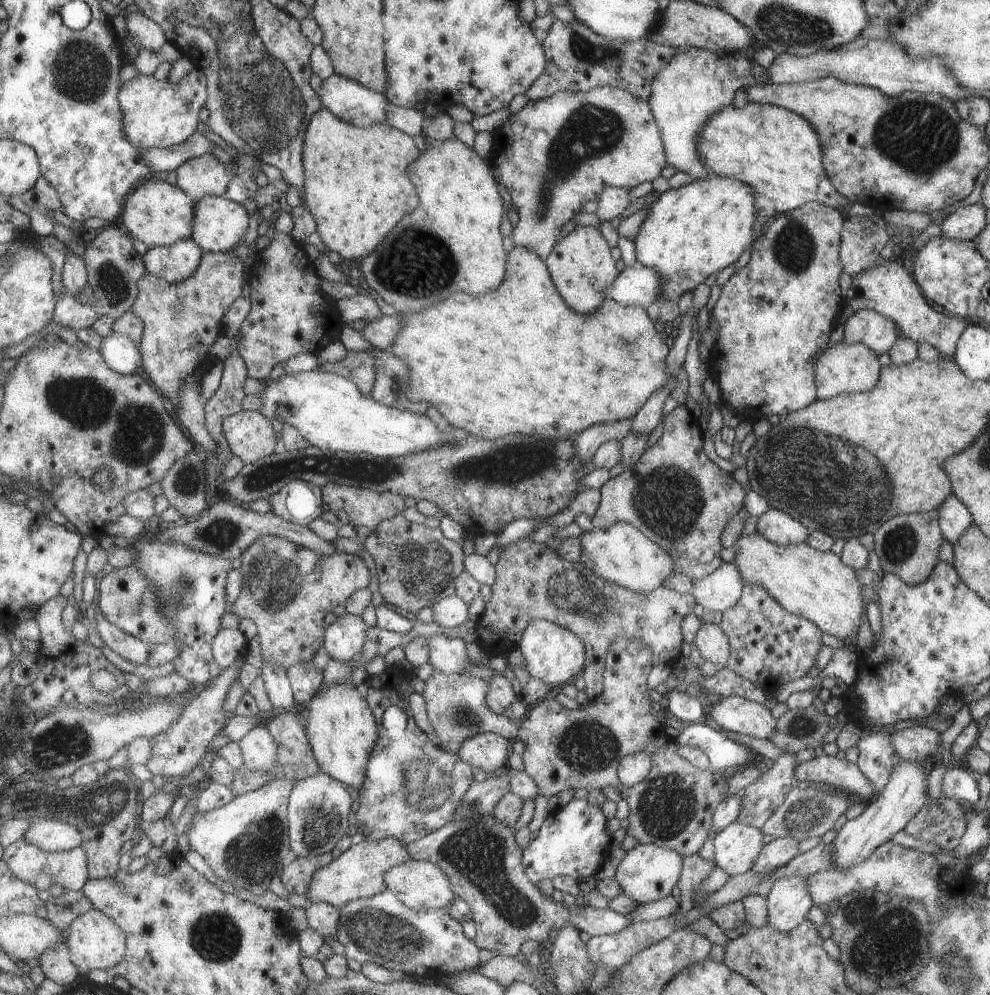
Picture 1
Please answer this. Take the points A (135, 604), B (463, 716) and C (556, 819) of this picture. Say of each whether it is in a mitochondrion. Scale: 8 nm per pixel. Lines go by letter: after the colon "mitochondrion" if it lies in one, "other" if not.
A: mitochondrion
B: mitochondrion
C: other

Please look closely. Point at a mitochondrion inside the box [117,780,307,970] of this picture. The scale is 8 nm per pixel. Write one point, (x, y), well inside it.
(251, 858)

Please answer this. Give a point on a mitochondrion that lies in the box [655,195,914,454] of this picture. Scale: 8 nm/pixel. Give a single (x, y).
(794, 246)

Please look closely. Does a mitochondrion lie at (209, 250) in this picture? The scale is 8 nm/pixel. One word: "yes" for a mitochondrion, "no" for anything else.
no

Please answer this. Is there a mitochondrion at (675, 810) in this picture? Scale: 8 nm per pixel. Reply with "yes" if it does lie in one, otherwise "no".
yes

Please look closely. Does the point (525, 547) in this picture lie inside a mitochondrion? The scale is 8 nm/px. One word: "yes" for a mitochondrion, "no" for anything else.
no

